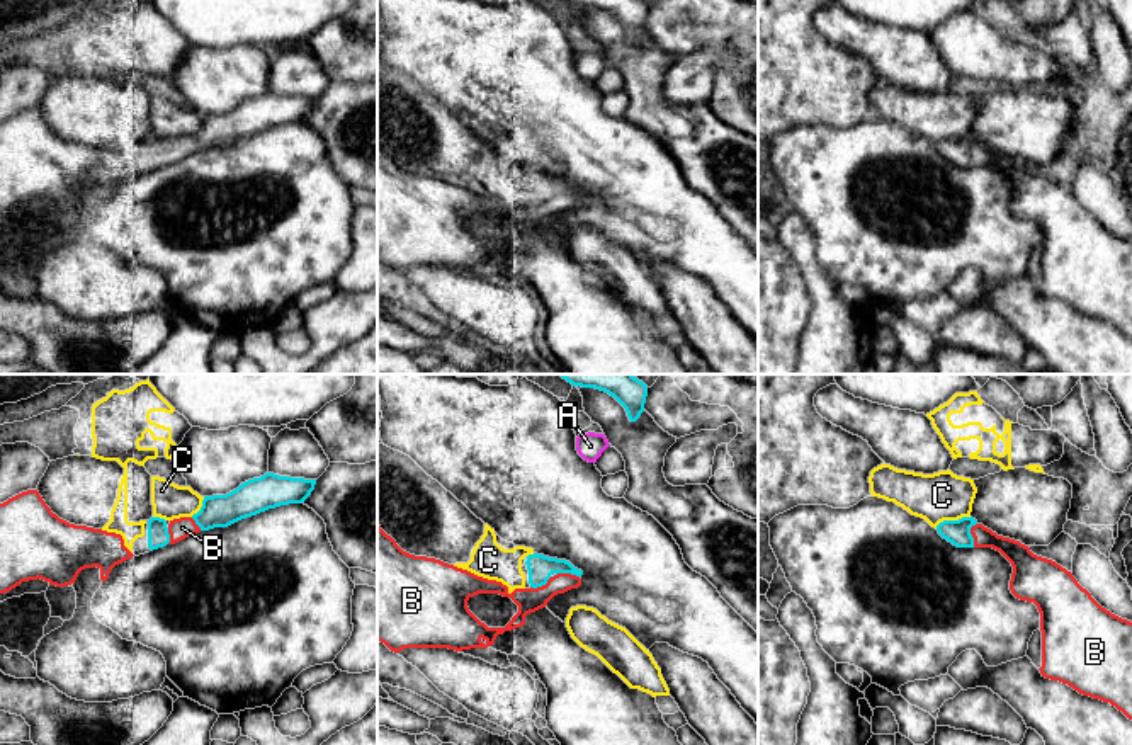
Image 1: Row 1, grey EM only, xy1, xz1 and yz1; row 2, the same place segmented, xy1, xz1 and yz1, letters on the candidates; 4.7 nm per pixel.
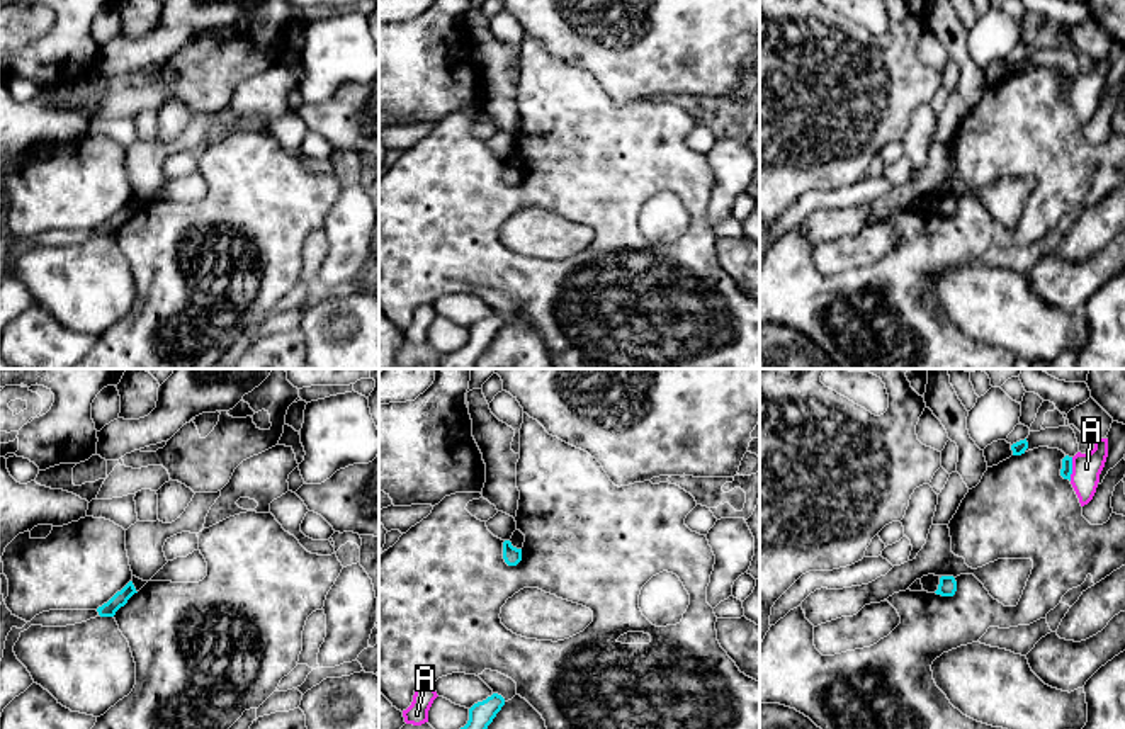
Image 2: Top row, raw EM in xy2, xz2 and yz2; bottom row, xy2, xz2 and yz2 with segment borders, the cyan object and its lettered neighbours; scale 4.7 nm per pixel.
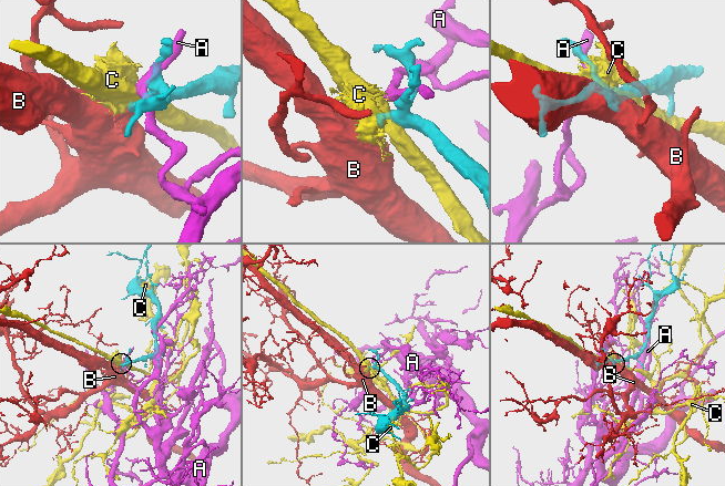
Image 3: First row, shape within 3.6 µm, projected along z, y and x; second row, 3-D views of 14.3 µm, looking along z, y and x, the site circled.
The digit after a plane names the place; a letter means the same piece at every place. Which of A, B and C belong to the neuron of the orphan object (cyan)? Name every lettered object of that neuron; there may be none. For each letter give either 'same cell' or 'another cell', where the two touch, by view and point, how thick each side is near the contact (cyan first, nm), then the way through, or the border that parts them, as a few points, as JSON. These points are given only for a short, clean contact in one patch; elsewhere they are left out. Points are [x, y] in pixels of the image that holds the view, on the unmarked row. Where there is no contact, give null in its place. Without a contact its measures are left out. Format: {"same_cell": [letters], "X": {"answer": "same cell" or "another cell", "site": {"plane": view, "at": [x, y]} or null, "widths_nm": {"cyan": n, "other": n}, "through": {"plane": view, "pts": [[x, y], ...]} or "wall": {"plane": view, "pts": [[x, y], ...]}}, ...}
{"same_cell": ["B"], "A": {"answer": "another cell", "site": {"plane": "yz2", "at": [1071, 89]}, "widths_nm": {"cyan": 60, "other": 140}}, "B": {"answer": "same cell", "site": {"plane": "yz1", "at": [971, 153]}, "widths_nm": {"cyan": 120, "other": 110}, "through": {"plane": "yz1", "pts": [[957, 152], [971, 153], [993, 159], [1018, 174]]}}, "C": {"answer": "another cell", "site": {"plane": "yz1", "at": [952, 140]}, "widths_nm": {"cyan": 120, "other": 220}}}

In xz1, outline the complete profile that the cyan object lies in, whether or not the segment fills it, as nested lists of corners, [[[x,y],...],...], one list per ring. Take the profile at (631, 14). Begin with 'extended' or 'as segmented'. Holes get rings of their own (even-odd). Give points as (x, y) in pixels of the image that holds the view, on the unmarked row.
as segmented | [[[568,0],[573,5],[595,7],[614,15],[636,41],[644,31],[648,5],[642,0]]]

